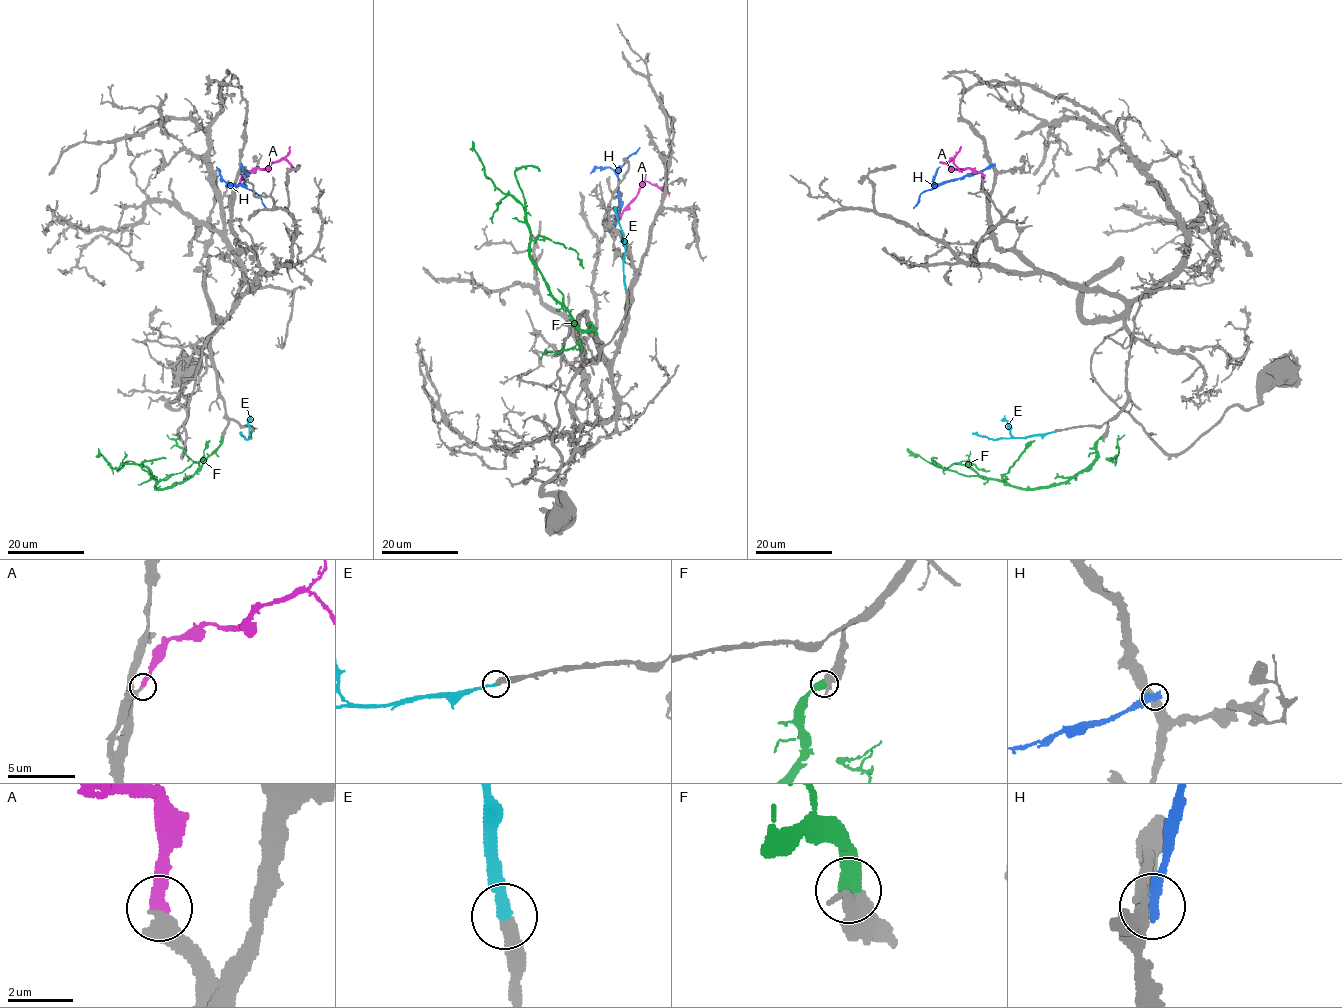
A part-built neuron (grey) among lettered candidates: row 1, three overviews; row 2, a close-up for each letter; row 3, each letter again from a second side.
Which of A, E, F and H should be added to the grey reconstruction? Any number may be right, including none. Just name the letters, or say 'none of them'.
A, E, F

